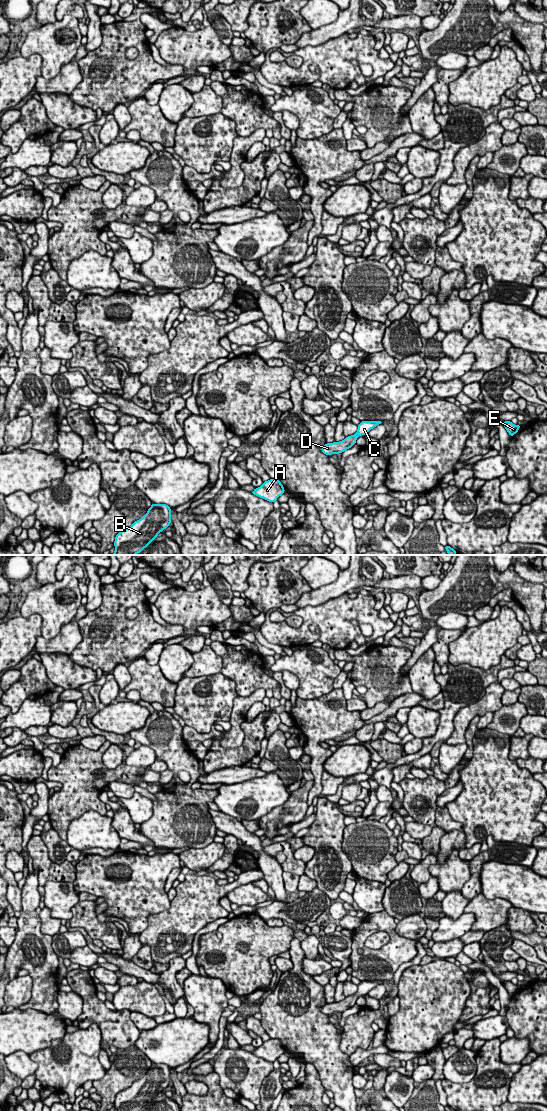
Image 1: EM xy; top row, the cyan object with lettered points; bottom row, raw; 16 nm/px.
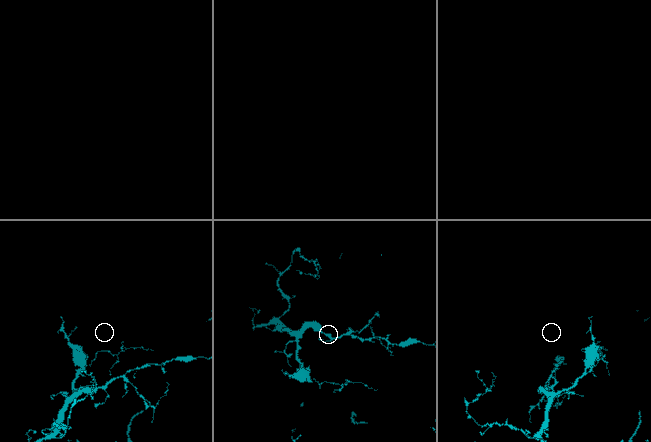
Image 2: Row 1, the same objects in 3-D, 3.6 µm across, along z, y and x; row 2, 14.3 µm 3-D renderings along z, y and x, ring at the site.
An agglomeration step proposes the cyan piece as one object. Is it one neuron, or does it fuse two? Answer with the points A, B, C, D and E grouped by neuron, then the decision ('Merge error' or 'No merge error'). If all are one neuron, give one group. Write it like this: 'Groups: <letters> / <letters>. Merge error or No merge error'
Groups: A B C D E. No merge error

